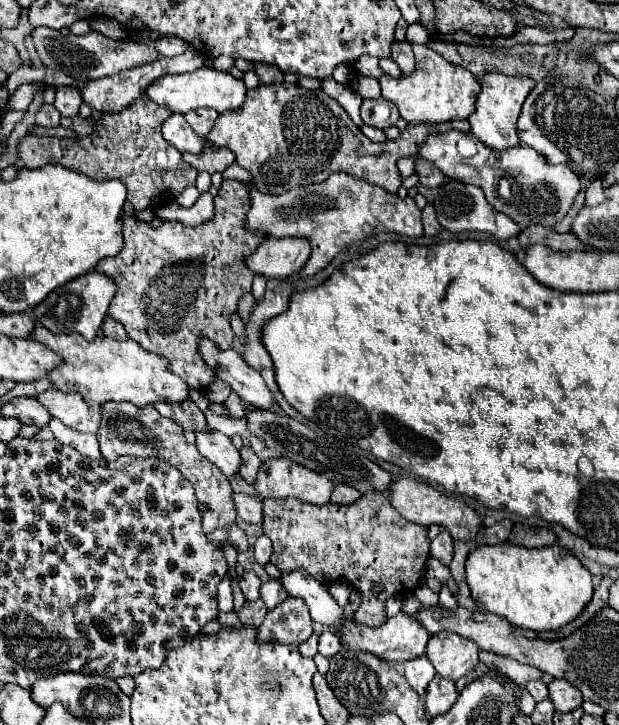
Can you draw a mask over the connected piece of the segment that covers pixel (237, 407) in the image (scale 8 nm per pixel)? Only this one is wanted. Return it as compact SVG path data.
M233 391L231 395L229 395L229 399L225 401L225 407L229 409L229 413L233 415L233 419L243 419L245 415L247 415L247 405L245 405L245 401L241 401L239 399L239 395Z

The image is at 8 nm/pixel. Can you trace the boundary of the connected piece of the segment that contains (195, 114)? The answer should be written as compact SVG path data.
M195 109L195 111L189 111L185 113L185 119L187 123L193 127L193 131L201 137L207 137L215 119L217 119L217 111L215 109Z

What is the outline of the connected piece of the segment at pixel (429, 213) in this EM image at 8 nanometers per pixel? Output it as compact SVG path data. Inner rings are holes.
M425 205L425 209L423 209L423 229L425 229L427 237L433 237L433 235L437 235L441 231L441 225L435 219L433 205Z

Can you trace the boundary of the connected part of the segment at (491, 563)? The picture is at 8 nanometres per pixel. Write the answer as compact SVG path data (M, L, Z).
M509 543L477 547L469 553L467 583L479 609L503 615L509 623L531 631L557 631L575 621L593 597L591 573L581 561L559 545L541 549L513 547Z

